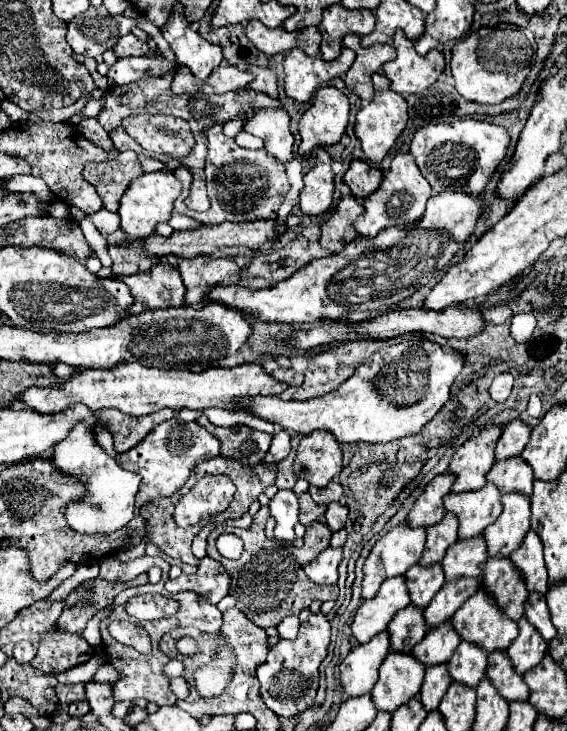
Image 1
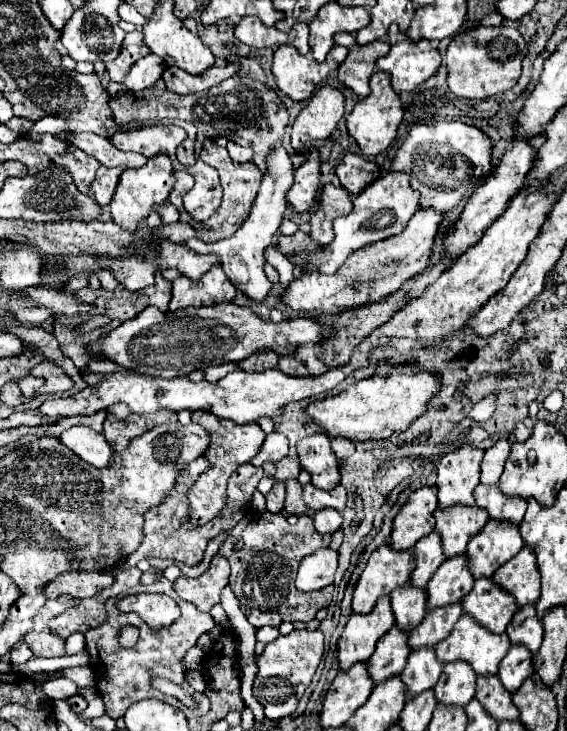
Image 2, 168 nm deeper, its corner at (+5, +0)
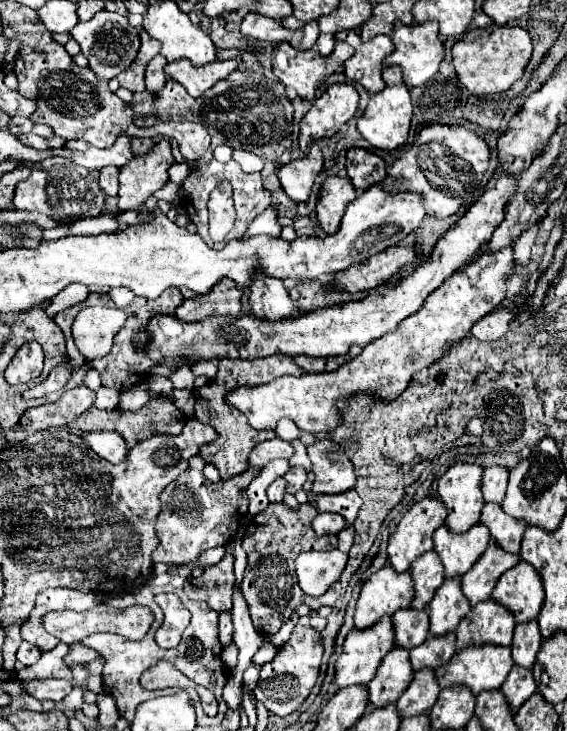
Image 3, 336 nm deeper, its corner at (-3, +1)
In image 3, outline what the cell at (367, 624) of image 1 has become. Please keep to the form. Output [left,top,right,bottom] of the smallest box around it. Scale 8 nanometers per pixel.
[336,619,394,685]

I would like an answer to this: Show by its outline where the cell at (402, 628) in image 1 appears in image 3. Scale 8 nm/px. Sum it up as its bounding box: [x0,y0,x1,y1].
[366,651,412,707]

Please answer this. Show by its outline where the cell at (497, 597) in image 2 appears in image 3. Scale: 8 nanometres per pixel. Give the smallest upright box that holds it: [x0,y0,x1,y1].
[454,599,514,651]

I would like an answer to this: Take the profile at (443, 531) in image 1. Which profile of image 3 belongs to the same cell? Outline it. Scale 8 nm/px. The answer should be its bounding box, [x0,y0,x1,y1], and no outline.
[410,551,444,609]

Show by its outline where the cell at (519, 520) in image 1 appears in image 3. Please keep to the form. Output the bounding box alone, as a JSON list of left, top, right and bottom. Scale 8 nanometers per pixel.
[460,543,520,607]

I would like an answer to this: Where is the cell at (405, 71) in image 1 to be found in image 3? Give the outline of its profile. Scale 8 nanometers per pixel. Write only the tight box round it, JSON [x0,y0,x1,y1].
[384,21,444,87]

